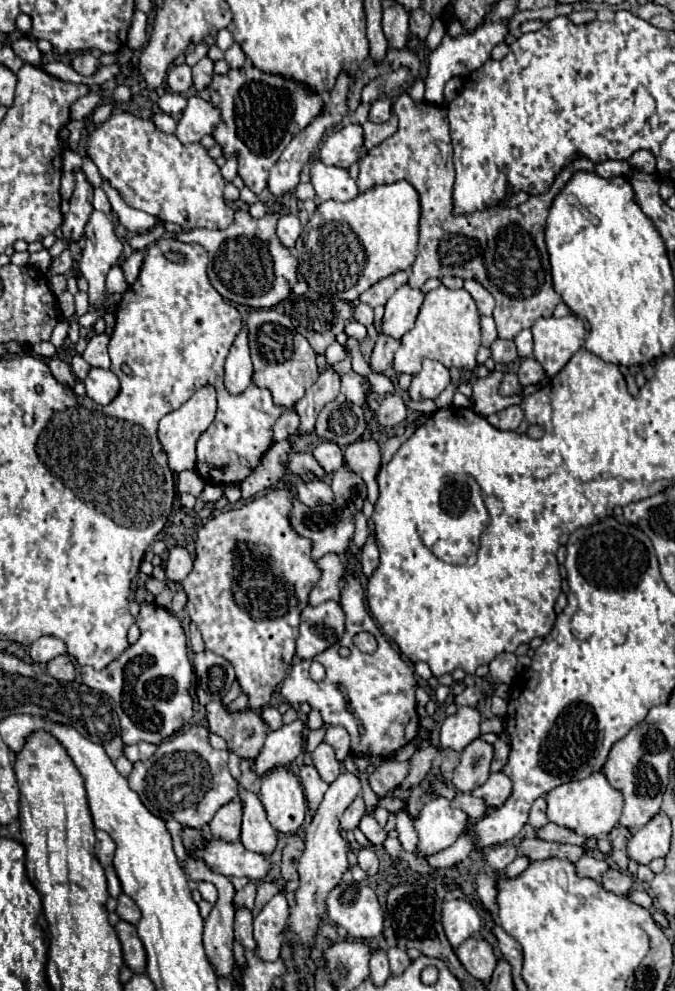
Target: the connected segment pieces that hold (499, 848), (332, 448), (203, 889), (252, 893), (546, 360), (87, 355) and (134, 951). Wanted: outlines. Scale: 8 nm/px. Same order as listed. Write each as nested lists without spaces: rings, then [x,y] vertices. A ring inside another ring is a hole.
[[[512,843],[496,845],[486,853],[486,865],[490,871],[504,871],[516,859],[516,847]]]
[[[322,441],[316,449],[314,449],[314,459],[320,463],[320,467],[324,467],[326,473],[334,473],[336,469],[342,467],[344,459],[342,459],[342,449],[332,443],[332,441]]]
[[[200,883],[198,885],[198,891],[202,893],[202,899],[204,901],[208,901],[212,905],[218,901],[218,891],[216,891],[216,887],[212,883]]]
[[[250,881],[242,891],[238,891],[238,893],[234,895],[234,901],[236,901],[238,905],[244,903],[244,907],[254,909],[254,897],[256,897],[256,883]]]
[[[566,315],[562,319],[542,317],[532,325],[532,335],[534,335],[532,357],[544,367],[548,377],[554,377],[570,361],[570,357],[578,349],[582,349],[586,329],[584,323],[574,315]]]
[[[102,333],[102,335],[94,335],[82,357],[86,359],[86,363],[90,367],[100,367],[100,369],[110,369],[110,357],[108,357],[108,337]]]
[[[118,921],[116,923],[116,933],[118,933],[120,945],[122,945],[124,963],[134,973],[144,973],[146,971],[146,951],[144,951],[144,945],[140,943],[136,927],[126,923],[126,921]]]

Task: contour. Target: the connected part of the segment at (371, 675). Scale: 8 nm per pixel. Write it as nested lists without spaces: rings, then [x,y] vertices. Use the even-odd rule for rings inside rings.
[[[346,569],[344,577],[340,579],[340,607],[346,615],[346,631],[342,635],[342,639],[338,643],[334,643],[332,647],[328,647],[326,651],[322,651],[320,655],[316,655],[312,661],[318,661],[324,665],[326,669],[326,677],[324,681],[320,683],[314,683],[308,675],[308,669],[310,669],[310,663],[312,661],[296,661],[288,673],[288,677],[284,679],[282,683],[282,697],[284,701],[288,701],[290,705],[302,705],[302,703],[308,703],[312,709],[320,711],[322,719],[326,725],[340,725],[348,731],[350,735],[350,751],[354,757],[382,757],[382,759],[392,759],[394,753],[398,749],[402,749],[404,745],[408,745],[416,735],[418,735],[418,729],[420,729],[420,715],[416,711],[416,699],[414,699],[414,693],[416,693],[416,677],[412,673],[412,669],[402,661],[400,653],[388,643],[388,639],[382,635],[382,631],[376,627],[374,619],[370,617],[368,609],[366,609],[366,603],[364,603],[364,589],[360,585],[360,579],[350,571]],[[358,631],[368,631],[376,637],[378,641],[378,649],[368,655],[368,653],[360,653],[356,649],[356,645],[352,643],[352,637],[358,633]],[[338,685],[344,687],[344,691],[338,691]]]

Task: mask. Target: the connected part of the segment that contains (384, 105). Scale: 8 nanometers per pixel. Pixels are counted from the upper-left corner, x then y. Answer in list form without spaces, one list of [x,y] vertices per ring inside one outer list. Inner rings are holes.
[[[376,101],[370,109],[370,121],[374,123],[386,123],[392,115],[392,103],[390,101]]]

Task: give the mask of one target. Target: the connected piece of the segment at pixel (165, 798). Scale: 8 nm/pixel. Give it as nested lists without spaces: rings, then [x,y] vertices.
[[[186,725],[172,739],[164,739],[152,759],[134,765],[128,781],[152,815],[176,819],[184,827],[208,825],[214,813],[238,795],[238,783],[228,769],[228,751],[210,745],[210,731],[204,725]]]

